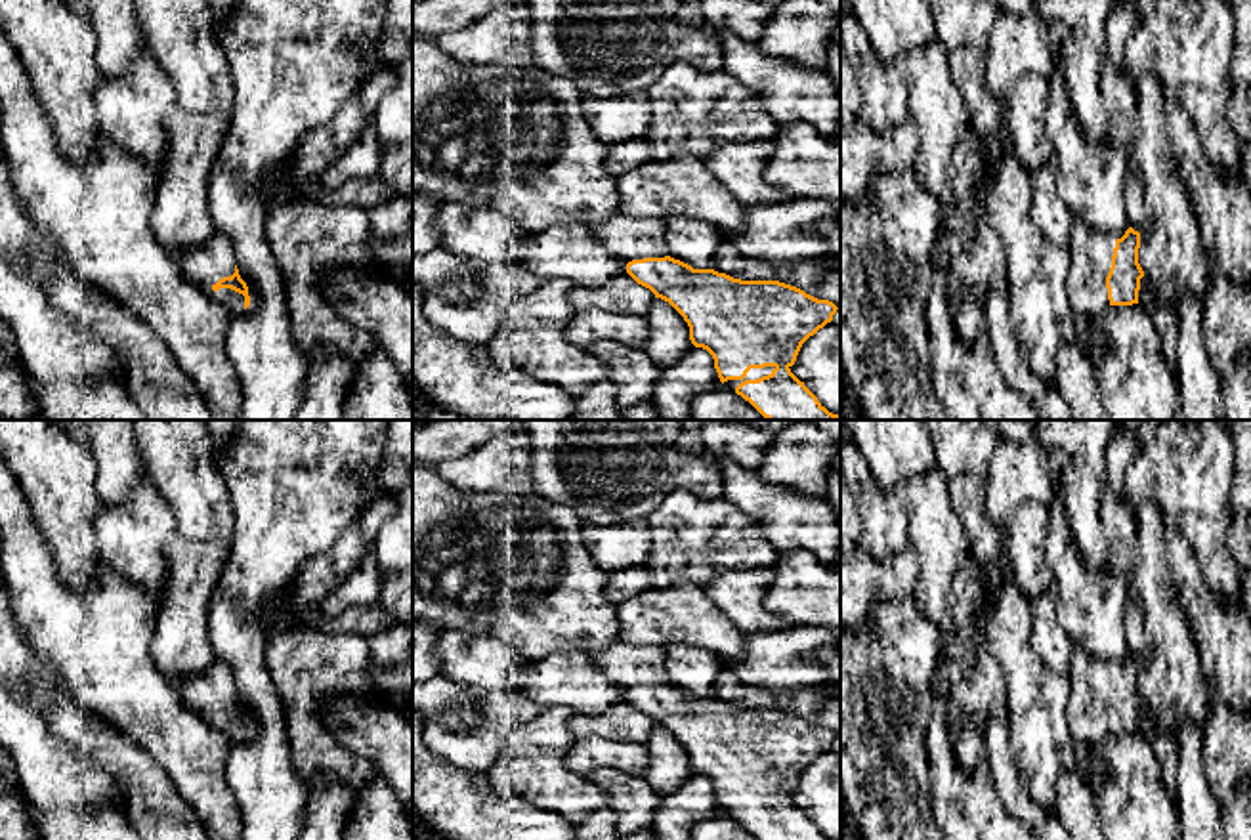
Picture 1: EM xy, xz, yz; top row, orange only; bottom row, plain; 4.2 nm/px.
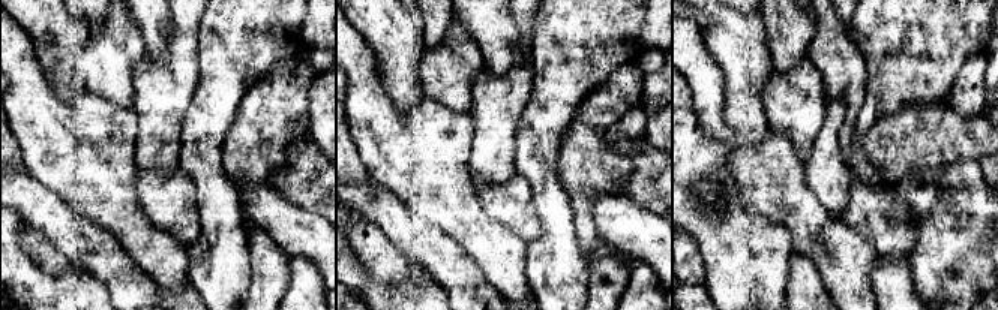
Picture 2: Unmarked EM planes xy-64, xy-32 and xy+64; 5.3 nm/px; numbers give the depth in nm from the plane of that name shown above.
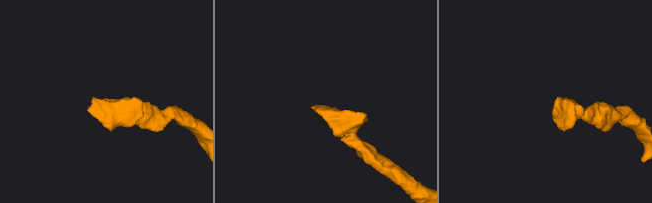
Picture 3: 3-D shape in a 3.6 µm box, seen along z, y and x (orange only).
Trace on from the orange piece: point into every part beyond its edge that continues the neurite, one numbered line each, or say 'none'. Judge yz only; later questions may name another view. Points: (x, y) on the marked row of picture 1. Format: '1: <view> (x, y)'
1: yz (1091, 252)

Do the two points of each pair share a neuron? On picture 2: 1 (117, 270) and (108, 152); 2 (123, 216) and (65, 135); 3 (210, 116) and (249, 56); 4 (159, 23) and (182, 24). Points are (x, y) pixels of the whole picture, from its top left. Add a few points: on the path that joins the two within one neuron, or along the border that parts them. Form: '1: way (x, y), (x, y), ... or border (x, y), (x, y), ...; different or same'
1: border (84, 216), (105, 228), (137, 262); different
2: way (107, 196), (90, 162), (83, 154); same
3: way (215, 101), (221, 84), (234, 71); same
4: border (171, 15), (162, 59); different

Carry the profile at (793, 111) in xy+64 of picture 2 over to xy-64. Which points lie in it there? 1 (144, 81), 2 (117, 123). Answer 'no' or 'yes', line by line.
1: no
2: no

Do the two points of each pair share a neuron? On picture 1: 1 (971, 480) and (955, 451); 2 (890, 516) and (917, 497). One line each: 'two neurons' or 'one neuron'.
1: one neuron
2: two neurons

